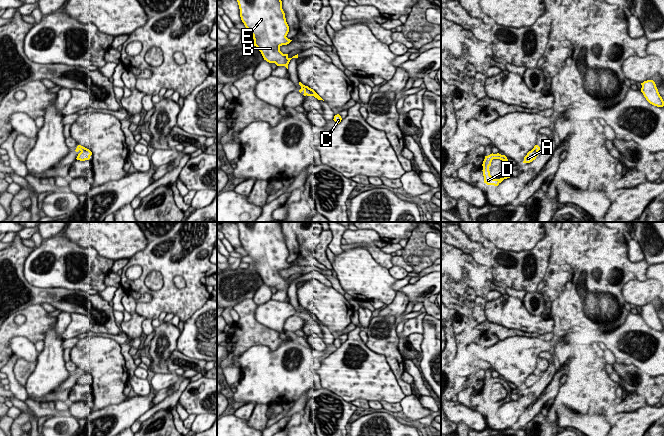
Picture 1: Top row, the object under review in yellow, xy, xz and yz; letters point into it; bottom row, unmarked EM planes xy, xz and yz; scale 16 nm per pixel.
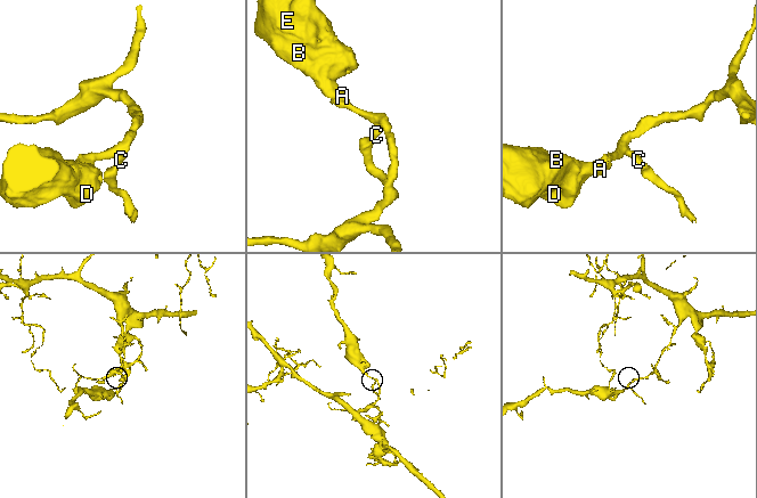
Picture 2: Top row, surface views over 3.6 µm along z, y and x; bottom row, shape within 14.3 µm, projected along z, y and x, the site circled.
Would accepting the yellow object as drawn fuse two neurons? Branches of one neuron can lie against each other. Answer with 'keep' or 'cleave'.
cleave

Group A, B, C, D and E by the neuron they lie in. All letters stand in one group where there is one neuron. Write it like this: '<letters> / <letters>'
A B D E / C

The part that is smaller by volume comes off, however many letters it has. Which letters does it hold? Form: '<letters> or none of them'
A, B, D, E

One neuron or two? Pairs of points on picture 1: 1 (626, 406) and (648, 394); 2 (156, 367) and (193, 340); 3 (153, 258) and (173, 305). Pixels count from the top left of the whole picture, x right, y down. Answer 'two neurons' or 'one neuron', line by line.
1: one neuron
2: two neurons
3: one neuron

